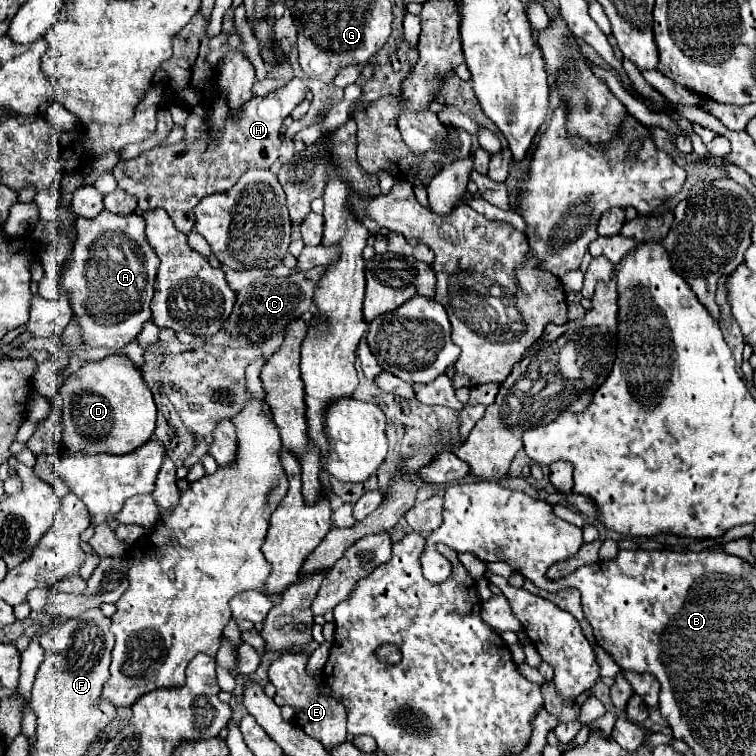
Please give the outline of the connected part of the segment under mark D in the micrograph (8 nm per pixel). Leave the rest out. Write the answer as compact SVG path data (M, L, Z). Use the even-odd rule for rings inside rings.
M112 354L98 362L88 362L72 372L62 388L62 444L76 454L130 454L144 446L156 428L156 404L142 374L122 354Z

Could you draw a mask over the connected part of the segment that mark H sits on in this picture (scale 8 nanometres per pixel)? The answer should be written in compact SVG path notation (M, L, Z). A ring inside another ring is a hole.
M292 78L288 86L246 102L244 112L238 116L238 126L234 126L234 118L228 114L222 134L202 132L192 144L178 142L156 146L132 160L120 160L112 170L118 180L118 188L132 194L142 210L164 208L176 228L188 234L194 228L194 208L204 196L230 190L250 168L270 168L274 164L282 144L282 122L304 100L304 94L306 88L302 80ZM214 140L220 140L220 146L214 146Z

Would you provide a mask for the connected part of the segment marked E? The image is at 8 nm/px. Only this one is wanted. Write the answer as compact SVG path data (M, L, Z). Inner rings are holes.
M282 654L268 670L270 682L276 686L274 702L278 706L290 704L296 708L296 726L302 728L308 736L320 740L328 750L336 744L342 744L346 740L346 708L336 702L334 696L330 696L330 690L324 686L322 676L314 678L306 670L308 656L306 654Z

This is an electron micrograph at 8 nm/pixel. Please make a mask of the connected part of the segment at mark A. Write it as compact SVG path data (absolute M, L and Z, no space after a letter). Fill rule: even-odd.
M102 210L96 218L78 218L76 220L78 240L72 250L72 262L66 272L62 272L62 288L70 294L74 316L82 326L82 340L88 346L106 346L106 348L122 348L130 340L138 336L142 324L150 320L150 300L154 294L154 280L158 274L160 260L156 250L150 246L146 238L146 222L138 214L118 216L108 210Z

